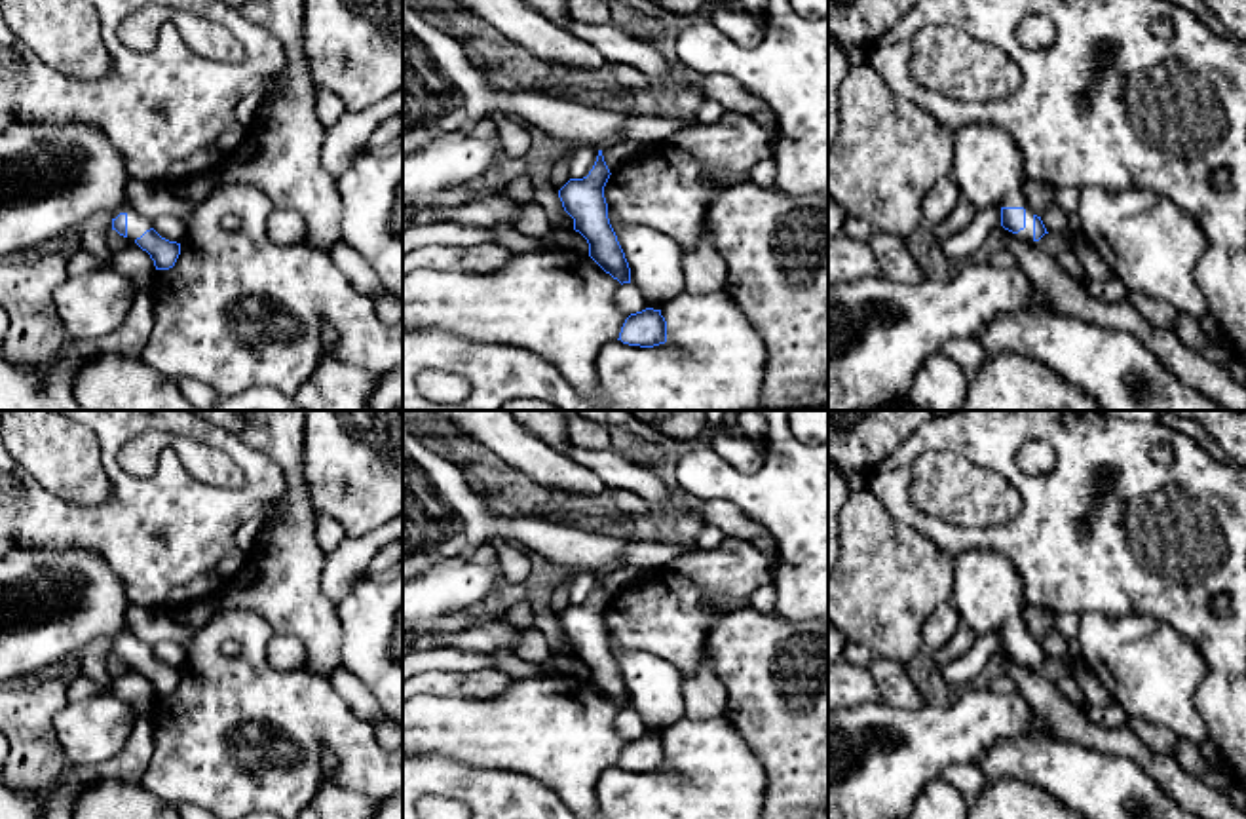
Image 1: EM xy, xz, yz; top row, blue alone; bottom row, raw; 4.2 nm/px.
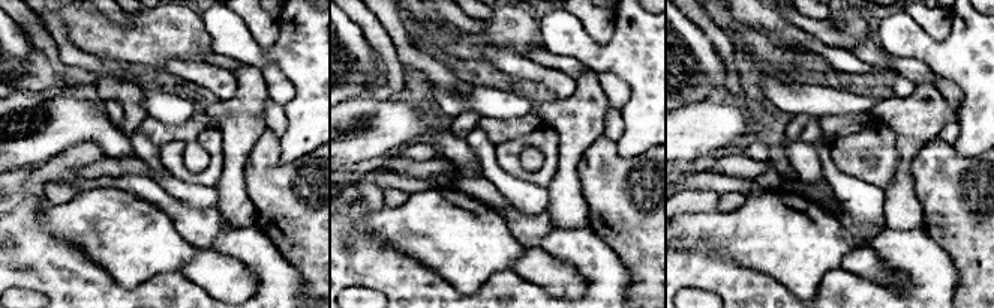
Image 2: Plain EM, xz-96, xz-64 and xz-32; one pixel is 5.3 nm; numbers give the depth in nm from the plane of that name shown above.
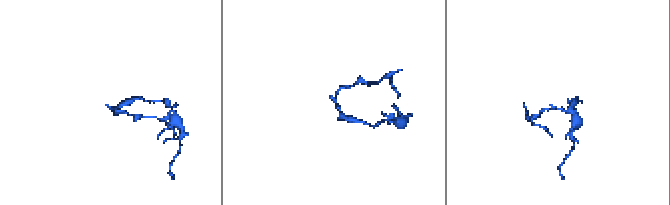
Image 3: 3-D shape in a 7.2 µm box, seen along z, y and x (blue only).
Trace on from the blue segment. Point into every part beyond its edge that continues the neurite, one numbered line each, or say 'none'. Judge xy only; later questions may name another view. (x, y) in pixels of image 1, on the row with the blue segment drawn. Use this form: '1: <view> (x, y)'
1: xy (52, 175)

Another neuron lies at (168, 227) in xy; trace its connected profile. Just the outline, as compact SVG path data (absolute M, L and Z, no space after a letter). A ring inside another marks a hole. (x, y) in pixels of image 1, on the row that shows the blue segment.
M161 215L161 217L158 217L158 219L150 220L150 222L152 222L152 228L161 238L165 238L169 241L180 243L182 238L186 236L186 226L179 219L171 217L171 215Z

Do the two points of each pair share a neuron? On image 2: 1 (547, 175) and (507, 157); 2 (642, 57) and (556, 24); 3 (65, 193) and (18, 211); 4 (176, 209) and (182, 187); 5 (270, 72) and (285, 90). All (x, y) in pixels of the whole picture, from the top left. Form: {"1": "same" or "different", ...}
{"1": "same", "2": "same", "3": "different", "4": "different", "5": "same"}

